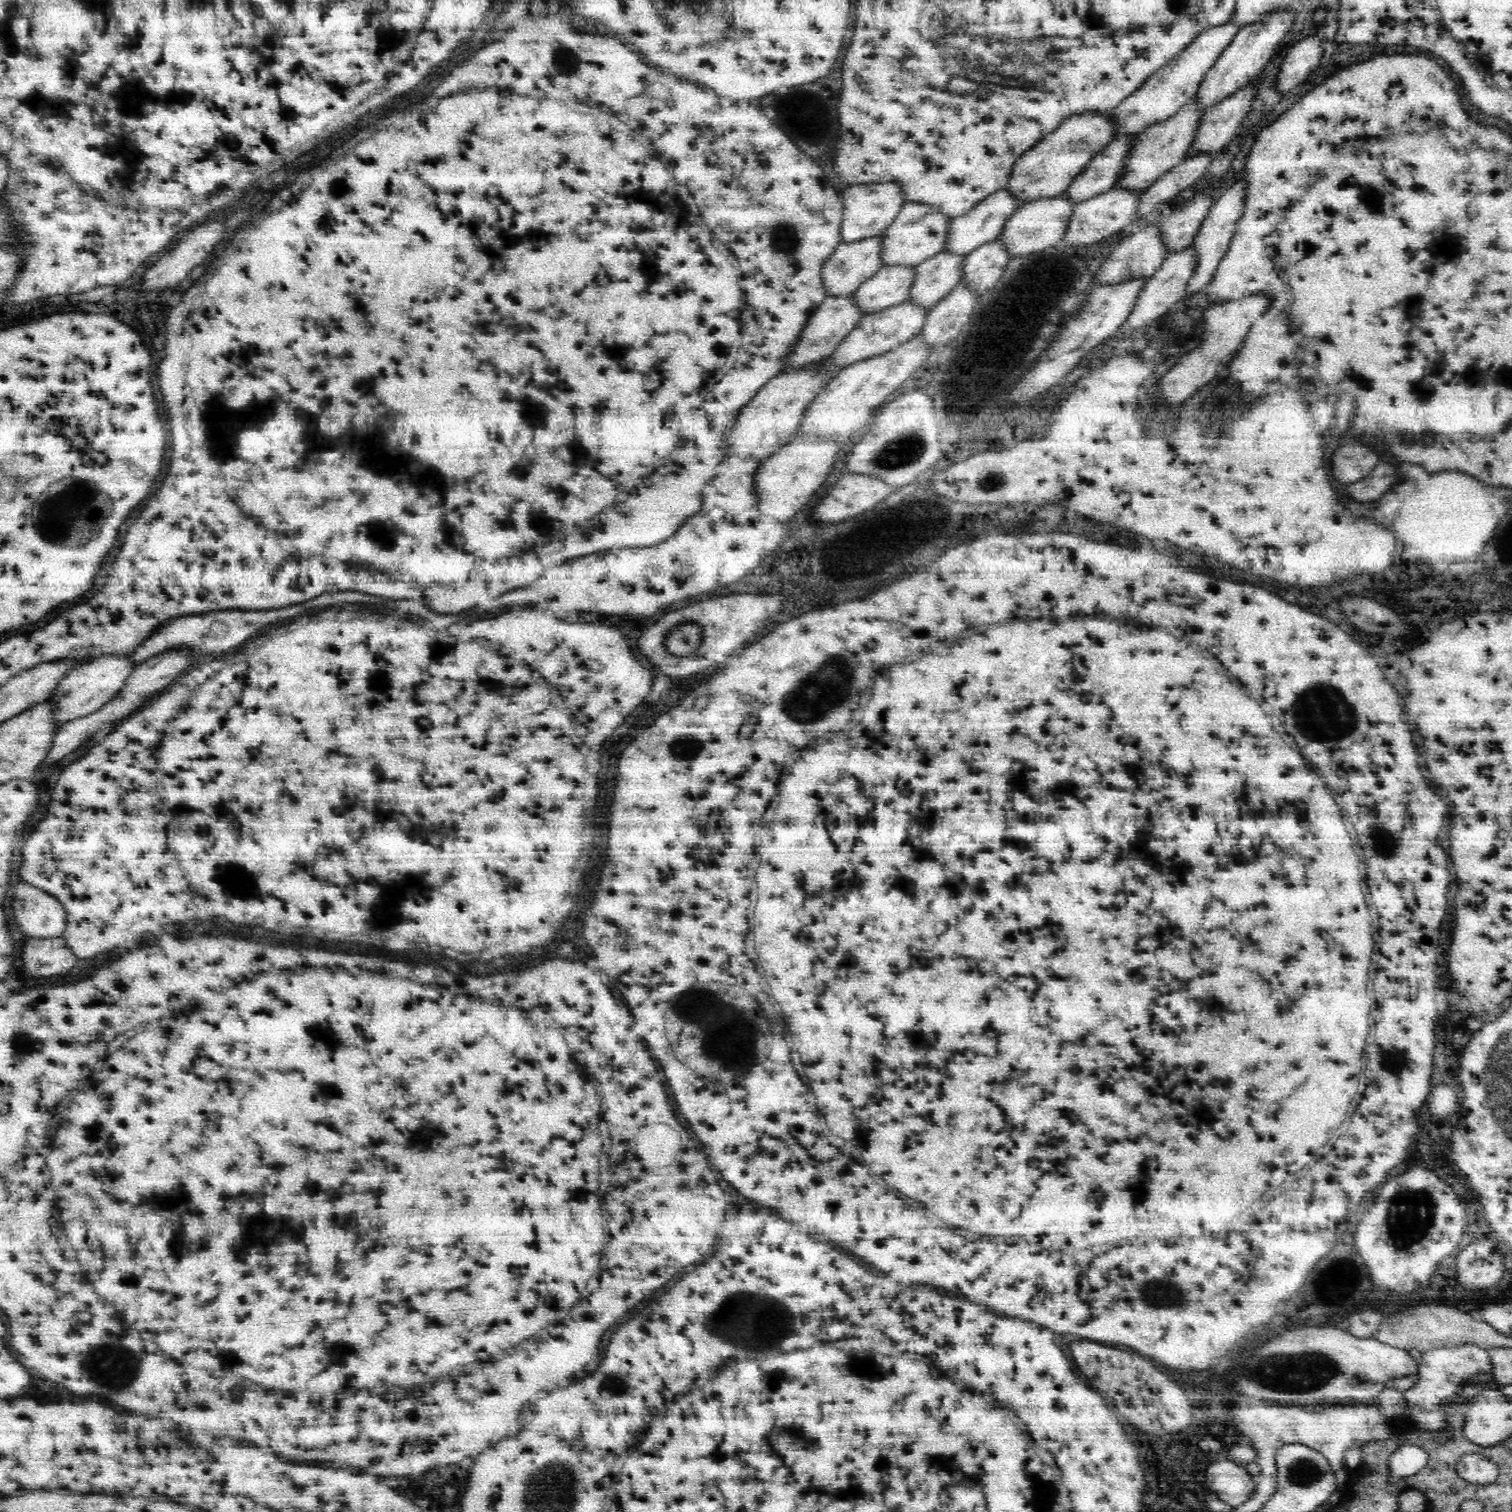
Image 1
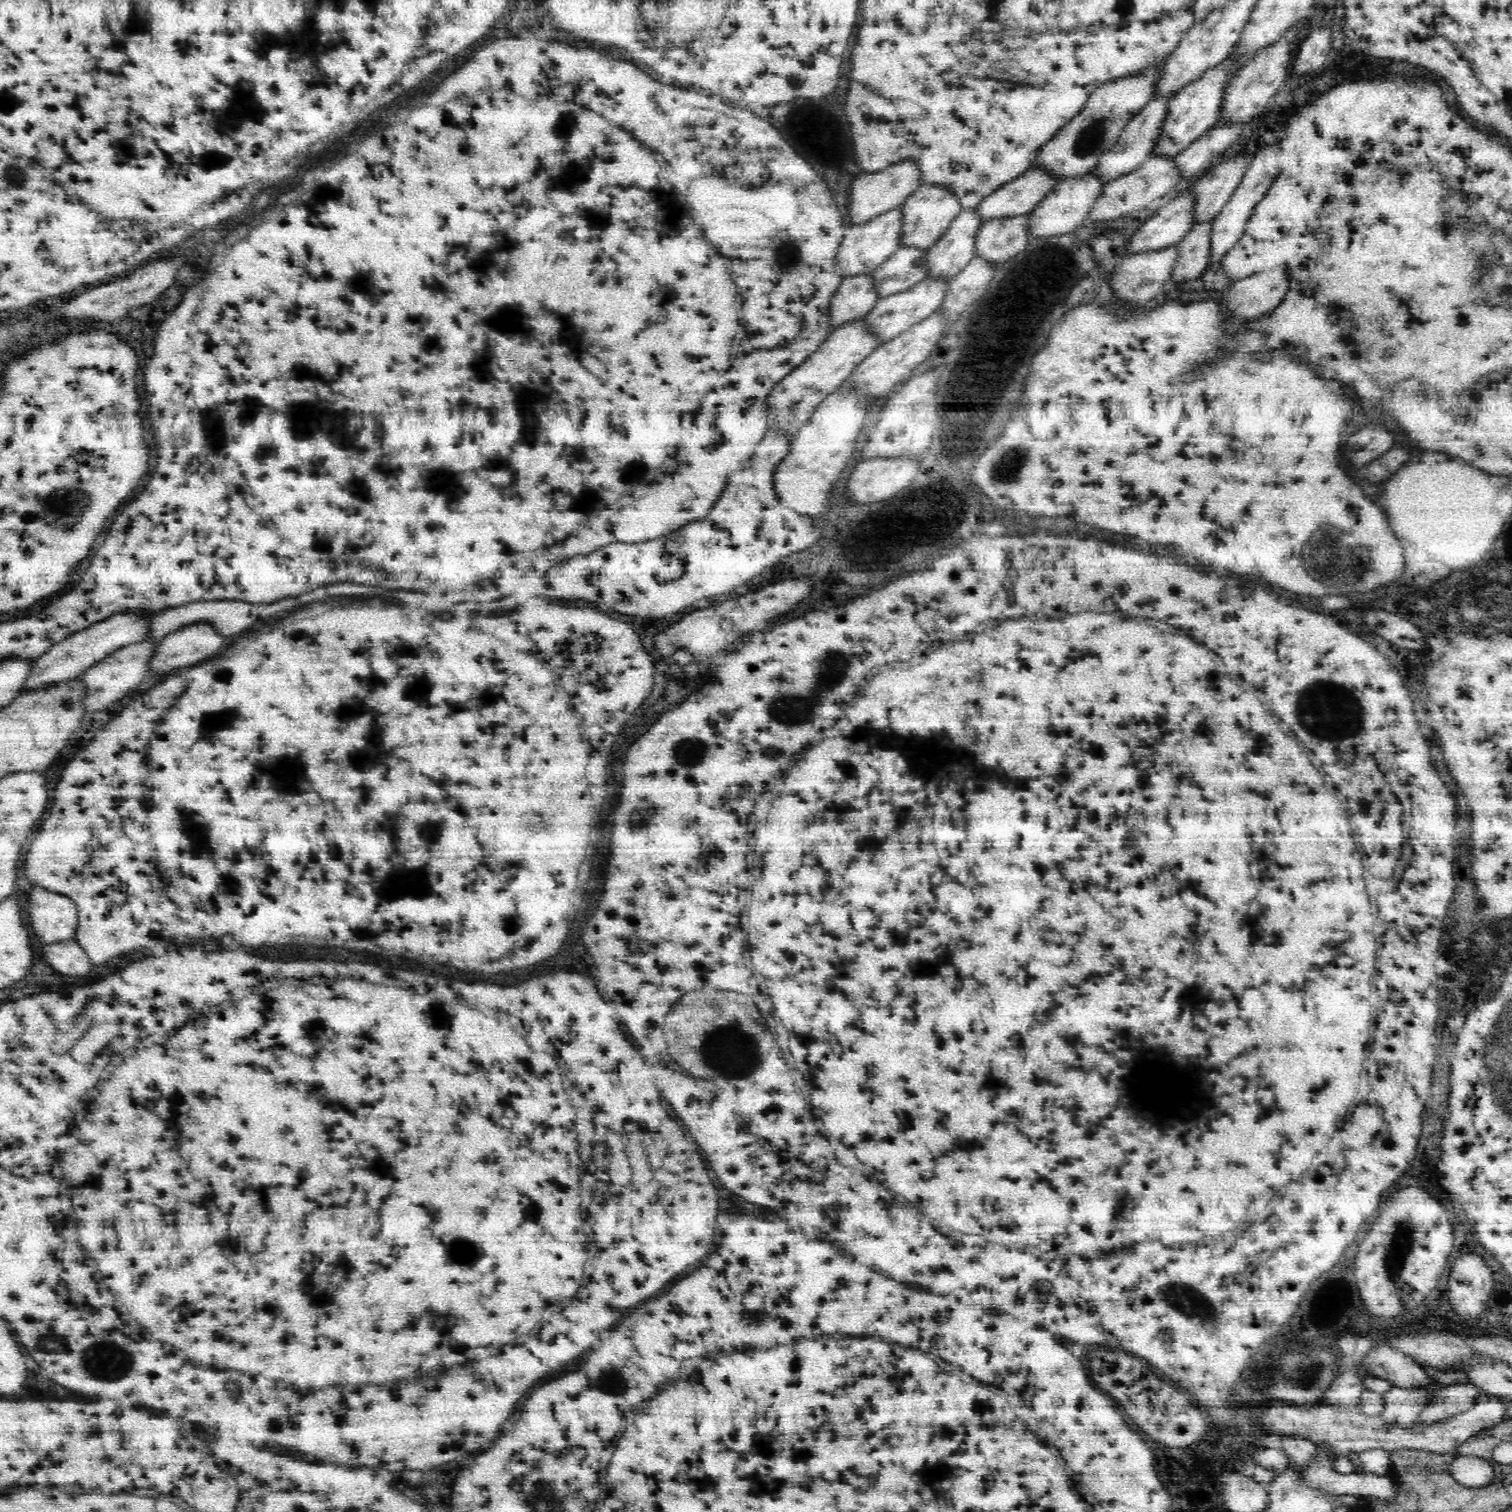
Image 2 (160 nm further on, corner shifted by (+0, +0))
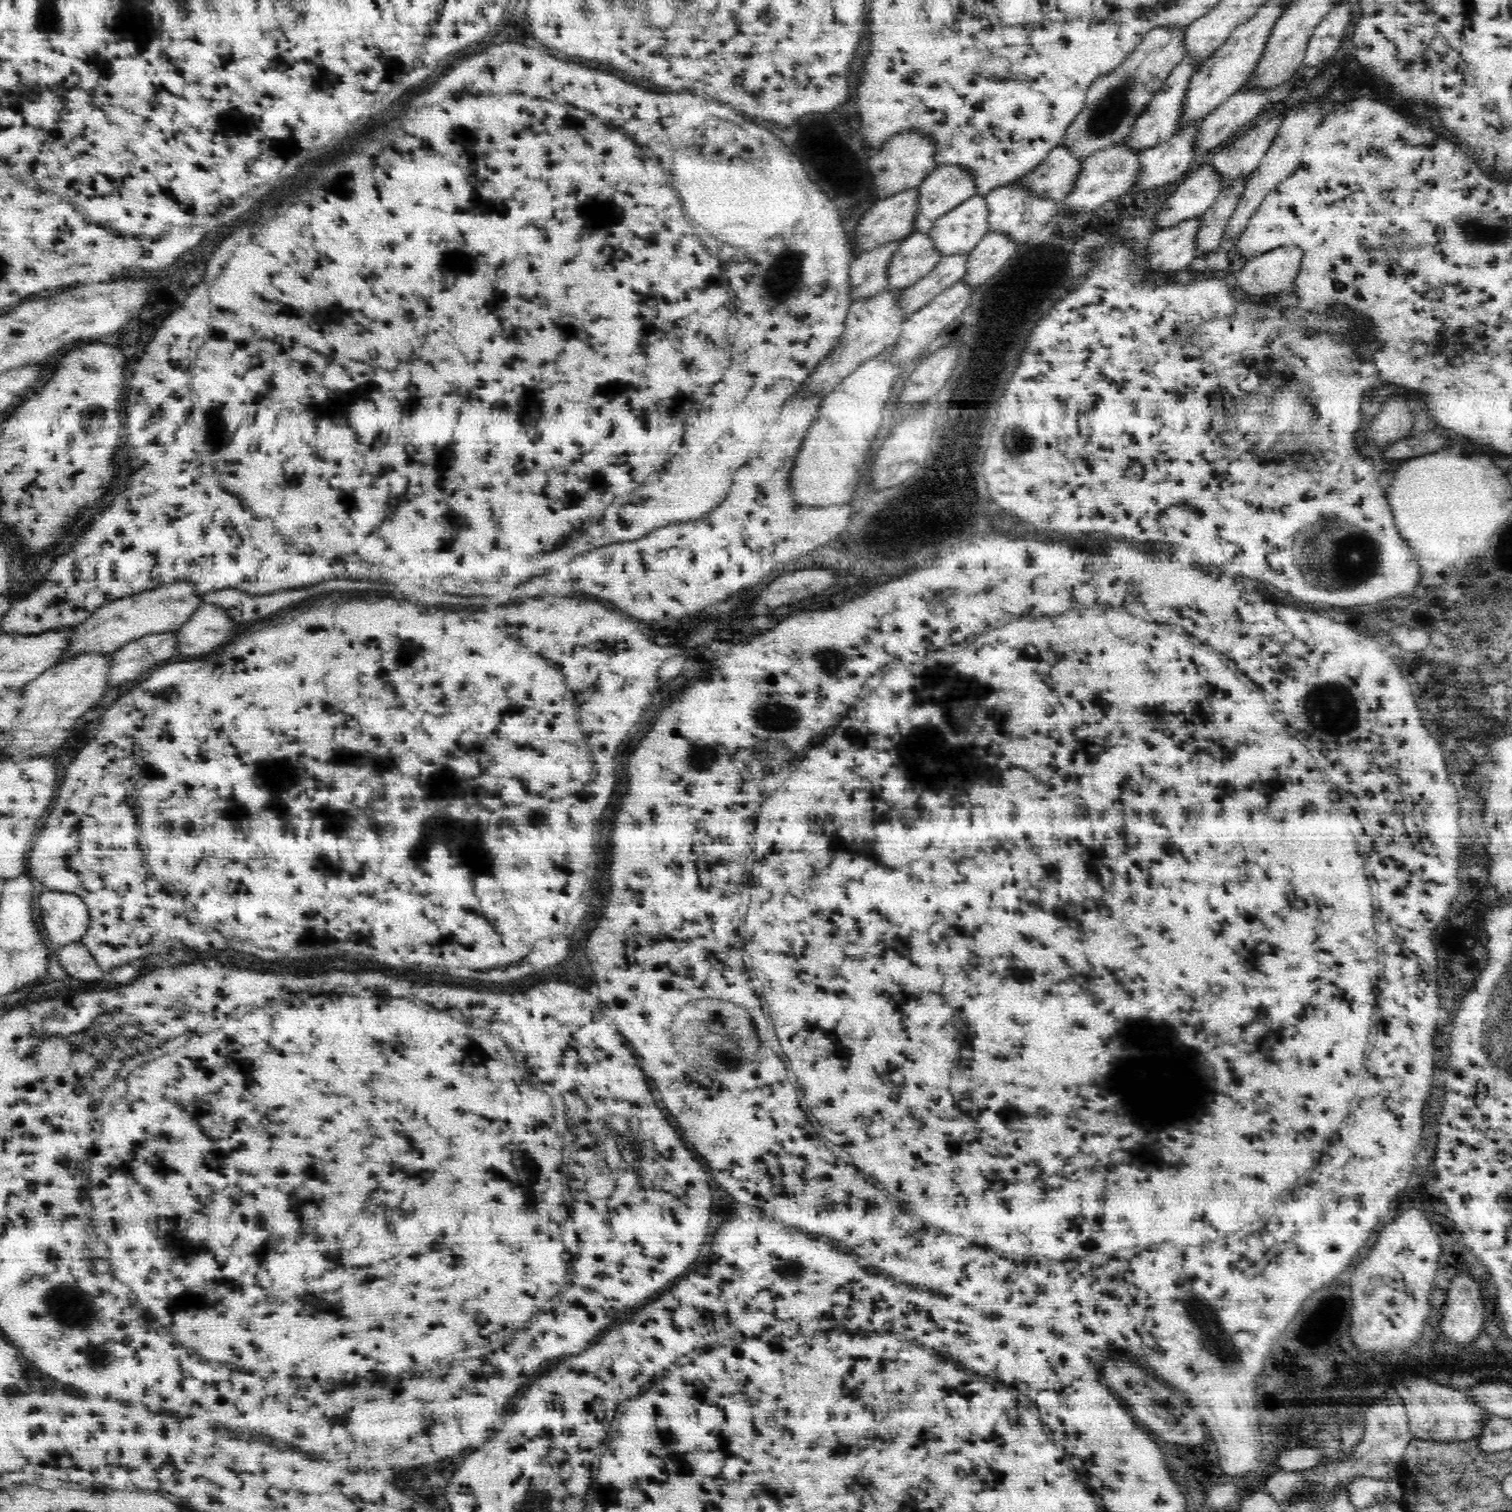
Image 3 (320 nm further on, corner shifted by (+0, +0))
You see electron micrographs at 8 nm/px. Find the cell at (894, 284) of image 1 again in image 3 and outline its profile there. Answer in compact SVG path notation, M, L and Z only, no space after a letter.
M914 230L902 240L888 266L888 288L906 289L924 278L938 264L941 254L934 241Z

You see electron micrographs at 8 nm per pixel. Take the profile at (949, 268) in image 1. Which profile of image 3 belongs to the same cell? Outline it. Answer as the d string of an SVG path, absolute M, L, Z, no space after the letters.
M976 195L949 211L933 222L928 237L941 255L969 254L989 231L988 203Z

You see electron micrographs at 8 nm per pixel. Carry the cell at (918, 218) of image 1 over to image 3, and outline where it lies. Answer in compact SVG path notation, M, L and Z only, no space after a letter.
M938 165L918 186L919 212L914 218L914 230L926 234L938 217L976 194L978 194L976 179L970 171L966 171L960 165Z

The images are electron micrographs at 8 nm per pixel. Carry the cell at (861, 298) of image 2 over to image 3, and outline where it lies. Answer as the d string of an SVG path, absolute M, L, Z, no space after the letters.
M890 241L854 255L849 266L850 297L871 297L888 287L888 266L901 242Z

